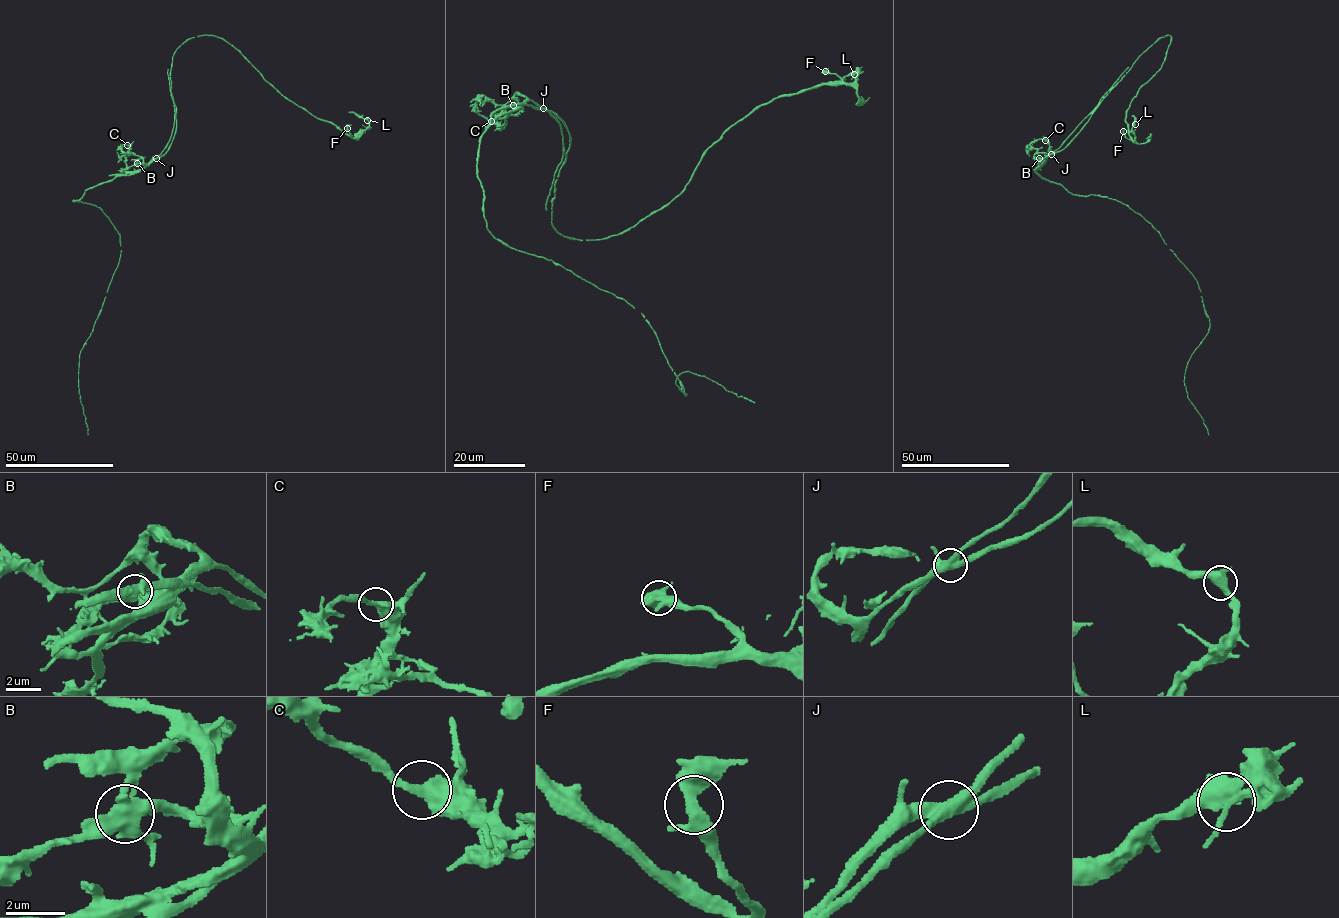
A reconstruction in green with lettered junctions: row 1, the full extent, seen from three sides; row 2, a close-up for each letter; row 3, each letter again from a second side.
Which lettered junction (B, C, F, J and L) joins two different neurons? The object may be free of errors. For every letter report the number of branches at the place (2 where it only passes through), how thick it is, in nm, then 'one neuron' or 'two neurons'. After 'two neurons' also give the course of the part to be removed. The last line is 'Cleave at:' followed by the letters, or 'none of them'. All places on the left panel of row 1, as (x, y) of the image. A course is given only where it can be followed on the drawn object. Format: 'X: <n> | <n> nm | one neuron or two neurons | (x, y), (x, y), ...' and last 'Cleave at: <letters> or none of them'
B: 4 | 440 nm | one neuron
C: 2 | 420 nm | one neuron
F: 3 | 320 nm | one neuron
J: 4 | 440 nm | two neurons | (156, 158), (169, 141), (174, 121), (168, 69)
L: 3 | 440 nm | one neuron
Cleave at: J

